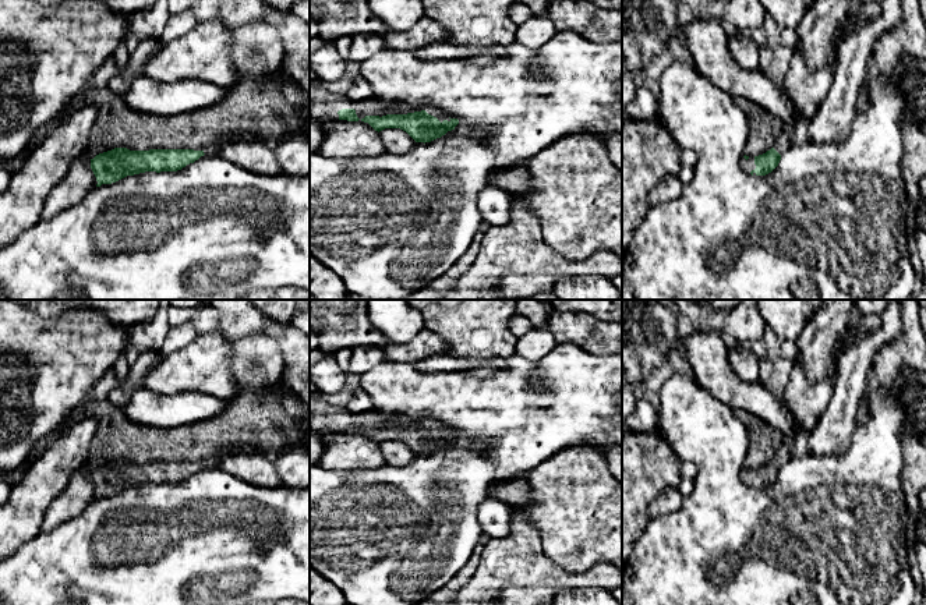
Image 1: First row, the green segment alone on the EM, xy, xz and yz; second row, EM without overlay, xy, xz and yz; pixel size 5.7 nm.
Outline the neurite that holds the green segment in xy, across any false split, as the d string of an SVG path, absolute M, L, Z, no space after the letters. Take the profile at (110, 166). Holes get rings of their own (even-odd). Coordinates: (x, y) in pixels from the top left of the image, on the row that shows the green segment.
M215 142L202 151L194 149L149 149L130 151L114 148L91 159L91 169L96 177L96 187L116 183L127 176L145 171L177 171L194 163L204 155L219 155L225 142Z

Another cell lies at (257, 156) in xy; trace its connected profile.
M243 139L230 142L220 148L219 155L257 174L275 176L282 171L272 145L261 141Z

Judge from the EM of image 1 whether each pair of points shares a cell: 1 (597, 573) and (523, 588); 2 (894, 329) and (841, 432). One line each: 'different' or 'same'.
1: same
2: same

